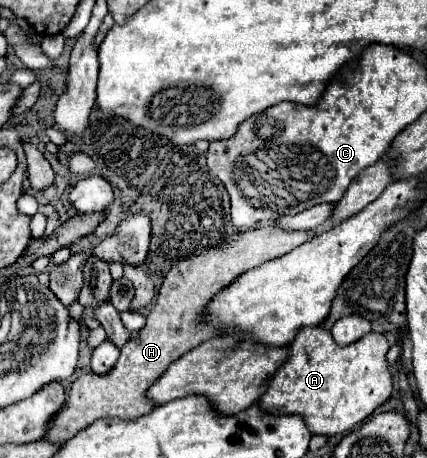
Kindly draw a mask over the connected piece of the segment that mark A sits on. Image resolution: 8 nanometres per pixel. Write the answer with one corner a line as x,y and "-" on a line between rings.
308,326
300,328
286,348
288,358
260,398
260,410
268,414
298,414
304,418
310,434
346,434
392,394
392,374
386,364
390,346
384,334
370,332
350,346
338,346
330,332

